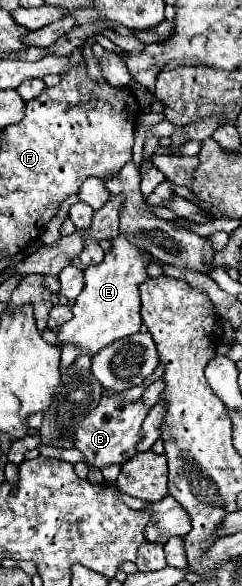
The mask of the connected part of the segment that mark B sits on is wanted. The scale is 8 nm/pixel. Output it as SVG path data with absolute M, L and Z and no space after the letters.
M103 391L99 405L75 429L75 447L85 455L85 463L99 469L109 463L125 463L135 453L135 445L143 437L141 423L147 411L149 409L143 401L125 403L115 391Z

